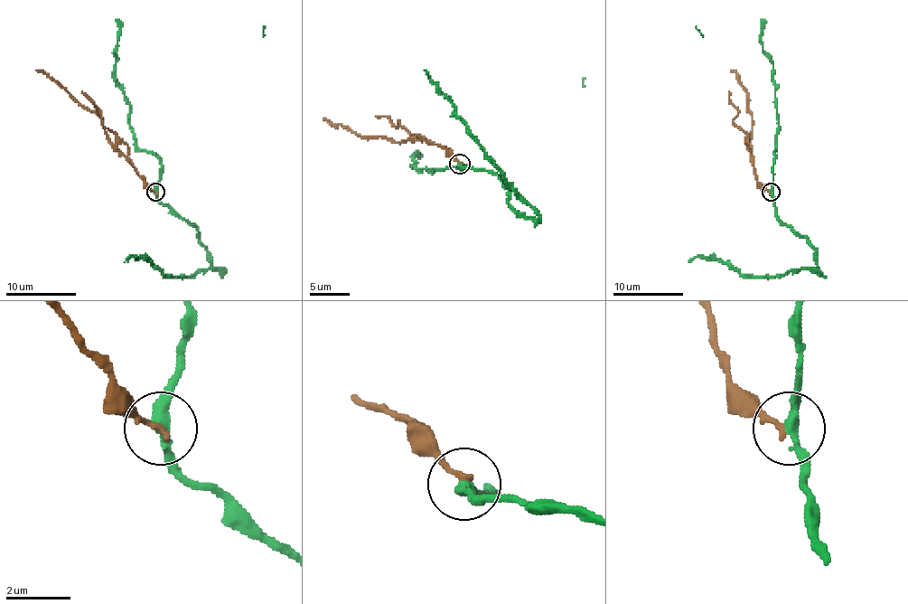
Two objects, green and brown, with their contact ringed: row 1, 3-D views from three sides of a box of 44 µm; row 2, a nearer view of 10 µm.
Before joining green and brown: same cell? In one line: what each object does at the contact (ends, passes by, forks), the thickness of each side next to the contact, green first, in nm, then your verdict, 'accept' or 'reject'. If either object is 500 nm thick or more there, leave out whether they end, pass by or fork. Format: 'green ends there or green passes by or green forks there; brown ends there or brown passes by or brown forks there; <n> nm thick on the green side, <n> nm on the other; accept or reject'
green passes by; brown ends there; 300 nm thick on the green side, 170 nm on the other; reject

